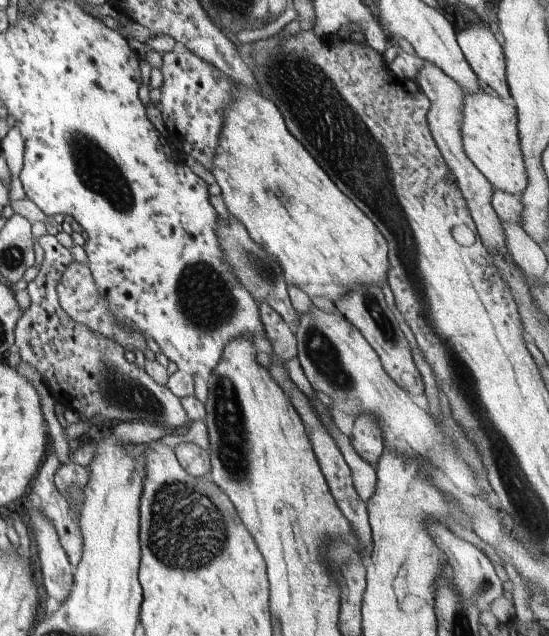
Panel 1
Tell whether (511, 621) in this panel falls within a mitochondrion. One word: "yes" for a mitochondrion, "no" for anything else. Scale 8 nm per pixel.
no

